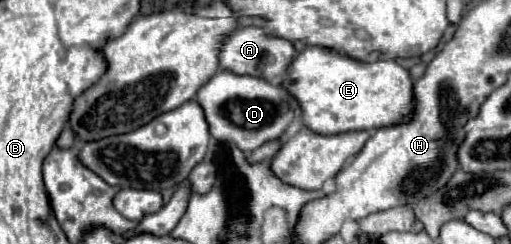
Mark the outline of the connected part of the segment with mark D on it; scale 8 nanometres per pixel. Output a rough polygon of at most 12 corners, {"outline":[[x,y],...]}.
{"outline":[[219,70],[201,86],[211,136],[245,152],[299,118],[285,80]]}

